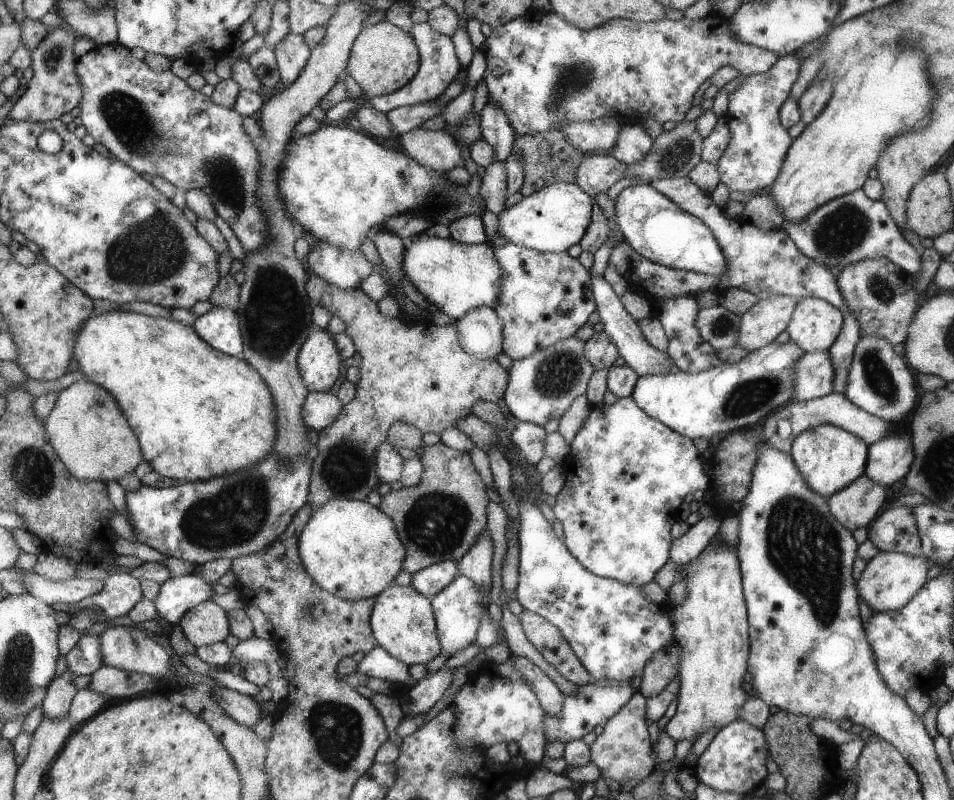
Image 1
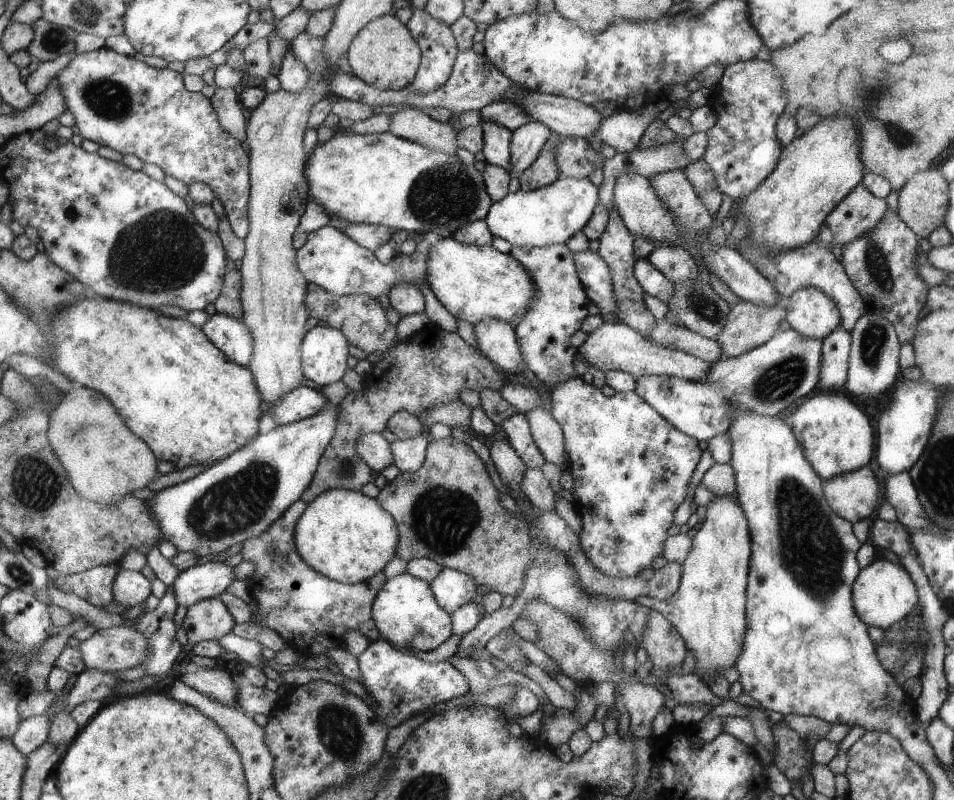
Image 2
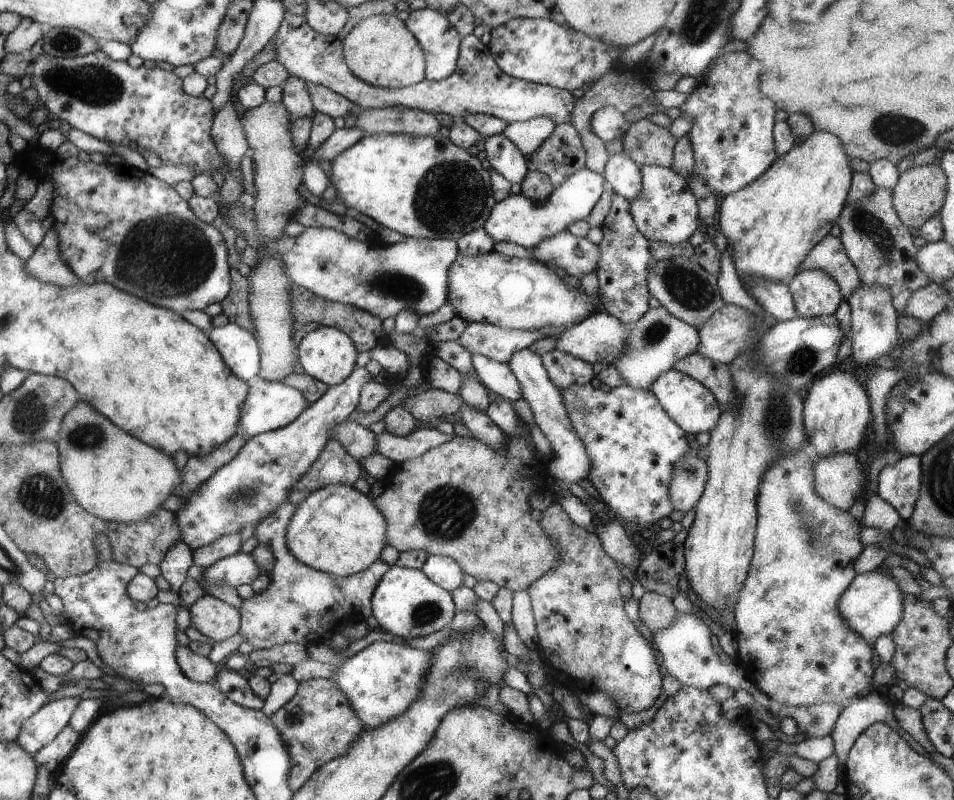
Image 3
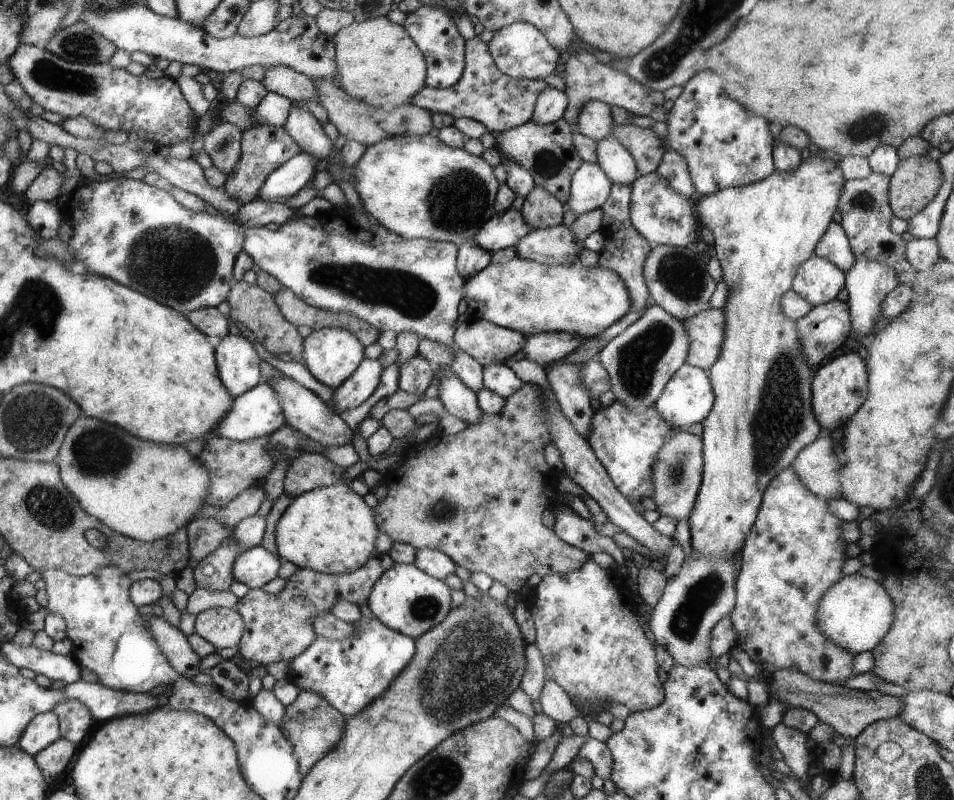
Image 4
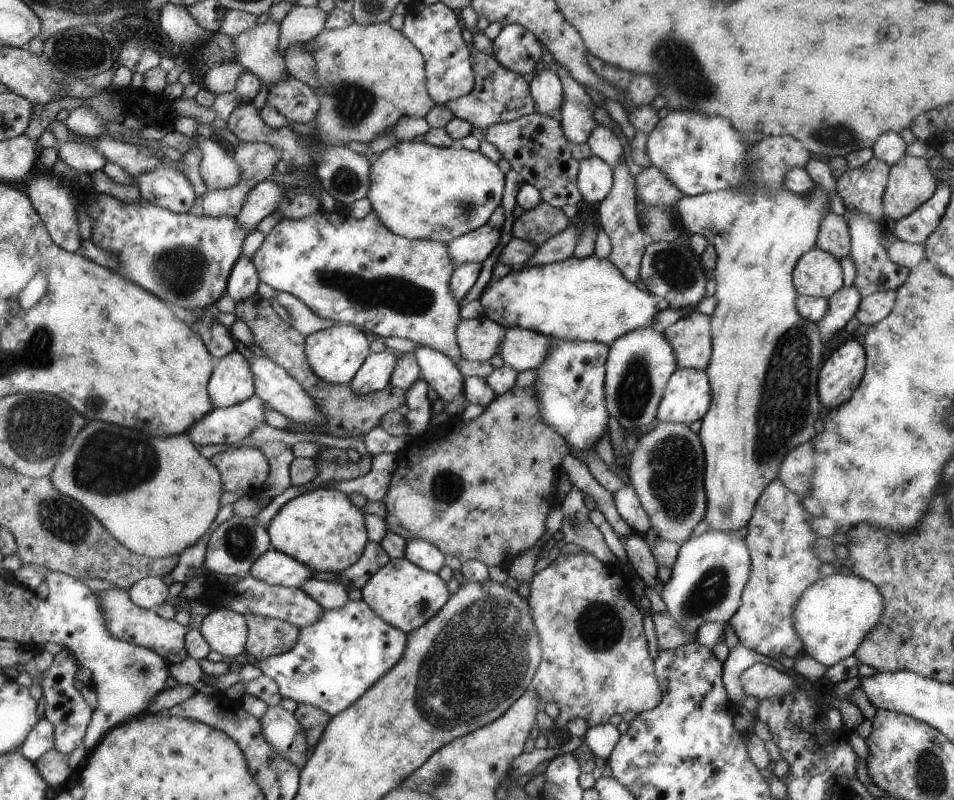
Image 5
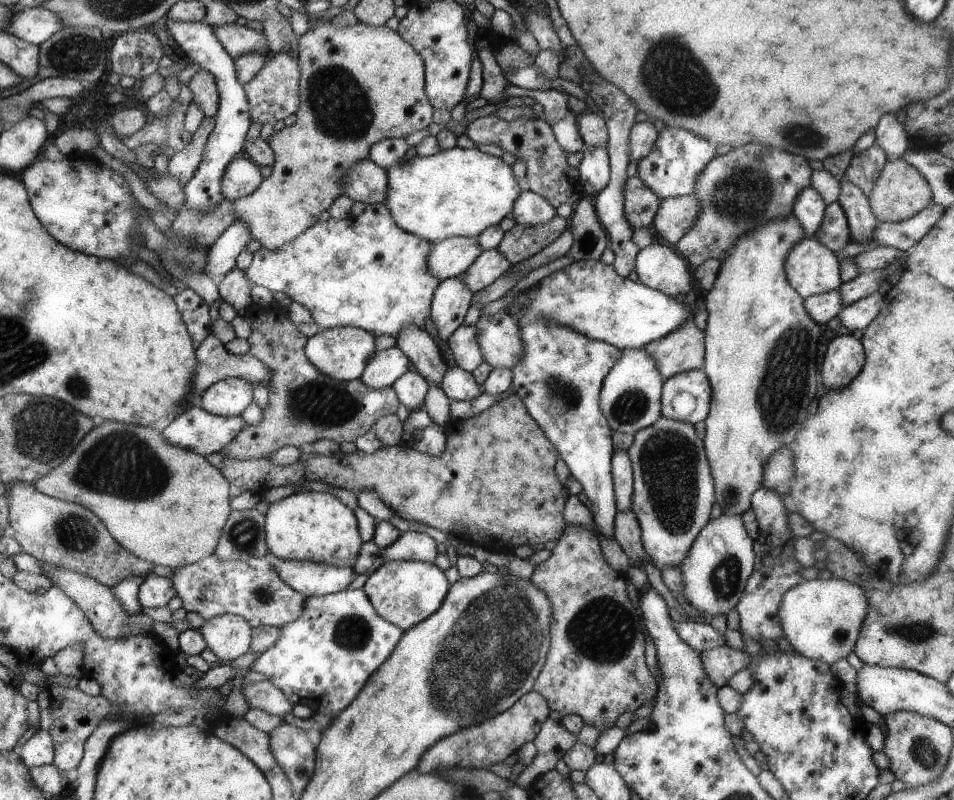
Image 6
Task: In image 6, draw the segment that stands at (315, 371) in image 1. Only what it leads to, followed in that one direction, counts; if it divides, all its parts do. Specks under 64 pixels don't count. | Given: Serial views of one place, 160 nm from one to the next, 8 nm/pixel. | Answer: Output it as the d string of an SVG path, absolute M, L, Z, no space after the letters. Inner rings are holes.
M357 327L319 329L306 340L305 353L307 360L326 377L336 381L352 381L362 375L367 363L370 362L375 352L373 340L373 334Z

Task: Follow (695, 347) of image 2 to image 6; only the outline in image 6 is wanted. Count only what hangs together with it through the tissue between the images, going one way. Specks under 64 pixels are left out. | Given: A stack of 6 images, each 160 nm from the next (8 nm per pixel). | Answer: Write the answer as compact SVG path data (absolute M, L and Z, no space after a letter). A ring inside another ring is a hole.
M622 349L622 355L614 366L607 371L605 378L602 380L601 394L599 395L602 415L606 417L610 429L613 432L633 434L653 424L661 416L660 394L664 381L656 367L655 359L645 349Z

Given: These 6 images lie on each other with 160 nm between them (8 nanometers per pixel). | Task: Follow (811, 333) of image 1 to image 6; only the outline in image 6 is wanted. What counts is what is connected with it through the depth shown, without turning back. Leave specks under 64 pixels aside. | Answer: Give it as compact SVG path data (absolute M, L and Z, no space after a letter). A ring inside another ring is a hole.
M813 237L802 238L785 260L786 279L805 300L813 295L839 288L839 260Z

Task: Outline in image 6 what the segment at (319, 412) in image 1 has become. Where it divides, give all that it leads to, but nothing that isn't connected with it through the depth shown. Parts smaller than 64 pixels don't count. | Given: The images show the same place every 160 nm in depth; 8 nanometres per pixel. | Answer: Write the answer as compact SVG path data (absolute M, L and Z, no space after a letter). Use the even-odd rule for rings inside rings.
M199 404L191 405L164 428L165 438L172 445L188 448L205 457L222 451L245 428L243 415L224 417L205 410Z

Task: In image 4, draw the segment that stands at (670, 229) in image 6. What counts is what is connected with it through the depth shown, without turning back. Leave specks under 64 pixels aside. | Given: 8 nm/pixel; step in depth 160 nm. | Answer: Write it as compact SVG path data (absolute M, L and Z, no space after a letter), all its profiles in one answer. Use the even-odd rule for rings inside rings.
M810 148L809 156L806 159L801 158L796 168L792 168L790 171L774 169L770 175L754 183L740 187L727 187L723 190L716 190L710 195L692 198L697 226L705 225L714 236L710 254L717 258L722 270L722 279L728 284L729 289L727 302L722 308L726 318L722 348L719 351L718 359L707 370L710 384L713 386L714 404L711 407L710 414L700 422L702 426L700 435L703 441L702 488L698 491L697 502L694 503L690 516L687 519L690 532L690 546L699 555L714 557L715 559L732 559L735 554L741 552L746 536L749 535L750 528L757 518L762 495L765 494L770 480L785 467L789 467L793 460L797 458L798 452L808 444L813 443L817 439L817 434L819 434L819 426L817 426L817 420L812 408L813 389L810 384L813 381L811 381L811 366L806 363L806 357L802 353L802 344L798 340L798 330L794 324L795 321L783 314L780 302L783 294L790 290L799 266L814 254L814 248L817 246L819 239L825 234L826 228L831 222L833 212L838 210L838 198L842 192L845 180L846 178L842 175L842 169L838 167L838 163L833 161L831 155Z

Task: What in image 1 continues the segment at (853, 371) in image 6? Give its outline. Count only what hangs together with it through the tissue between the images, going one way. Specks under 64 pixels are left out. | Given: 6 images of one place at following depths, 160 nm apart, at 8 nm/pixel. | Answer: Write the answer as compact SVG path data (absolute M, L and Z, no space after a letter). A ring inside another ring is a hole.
M822 424L800 432L792 440L787 454L793 458L807 486L822 497L828 497L864 474L869 453L863 439L835 425Z

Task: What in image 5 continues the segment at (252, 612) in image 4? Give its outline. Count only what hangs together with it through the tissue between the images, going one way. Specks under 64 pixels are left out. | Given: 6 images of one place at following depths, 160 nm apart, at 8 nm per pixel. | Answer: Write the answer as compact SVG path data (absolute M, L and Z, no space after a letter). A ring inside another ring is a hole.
M368 542L358 562L338 573L336 580L330 582L338 582L341 586L344 586L348 593L351 593L350 589L353 588L361 590L367 580L386 562L389 562L389 559L388 554L379 543ZM247 613L250 635L244 658L256 661L286 653L296 643L298 628L287 621Z

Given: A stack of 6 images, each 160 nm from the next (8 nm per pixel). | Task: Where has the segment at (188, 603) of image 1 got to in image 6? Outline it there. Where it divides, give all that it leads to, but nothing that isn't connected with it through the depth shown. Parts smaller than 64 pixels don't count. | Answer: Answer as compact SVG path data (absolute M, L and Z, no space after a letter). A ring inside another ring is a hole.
M279 558L273 560L272 566L289 588L300 592L305 598L345 590L355 573L351 567L337 568L325 563Z

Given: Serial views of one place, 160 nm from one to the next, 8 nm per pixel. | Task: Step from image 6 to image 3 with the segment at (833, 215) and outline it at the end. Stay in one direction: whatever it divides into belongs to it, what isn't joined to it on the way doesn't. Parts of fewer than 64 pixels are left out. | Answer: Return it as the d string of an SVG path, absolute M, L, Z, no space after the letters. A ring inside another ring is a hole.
M827 234L801 262L801 270L822 270L837 282L842 300L846 302L855 288L861 284L855 267L845 254L841 241Z

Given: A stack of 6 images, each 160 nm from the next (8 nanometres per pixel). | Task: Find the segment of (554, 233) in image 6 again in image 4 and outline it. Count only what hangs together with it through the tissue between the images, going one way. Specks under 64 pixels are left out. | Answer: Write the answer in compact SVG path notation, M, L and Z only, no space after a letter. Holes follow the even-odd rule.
M534 185L524 196L520 212L526 223L535 230L561 224L564 210L563 204L547 192L547 189Z

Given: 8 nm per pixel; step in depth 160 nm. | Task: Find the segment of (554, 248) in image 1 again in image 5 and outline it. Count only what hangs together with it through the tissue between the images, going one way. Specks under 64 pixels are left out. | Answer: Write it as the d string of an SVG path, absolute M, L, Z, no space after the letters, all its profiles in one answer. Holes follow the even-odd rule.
M591 155L578 162L576 185L583 202L597 204L606 198L613 186L613 170L605 161ZM489 223L474 231L446 242L452 264L456 267L466 262L481 263L499 242L500 229L491 228Z

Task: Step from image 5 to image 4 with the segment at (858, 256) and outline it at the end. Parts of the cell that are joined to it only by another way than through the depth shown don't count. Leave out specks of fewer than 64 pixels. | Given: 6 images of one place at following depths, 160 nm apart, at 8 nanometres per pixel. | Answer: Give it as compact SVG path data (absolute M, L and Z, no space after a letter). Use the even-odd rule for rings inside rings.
M855 261L845 274L845 290L850 311L851 334L869 335L882 316L882 300L899 284L894 269L877 261Z

